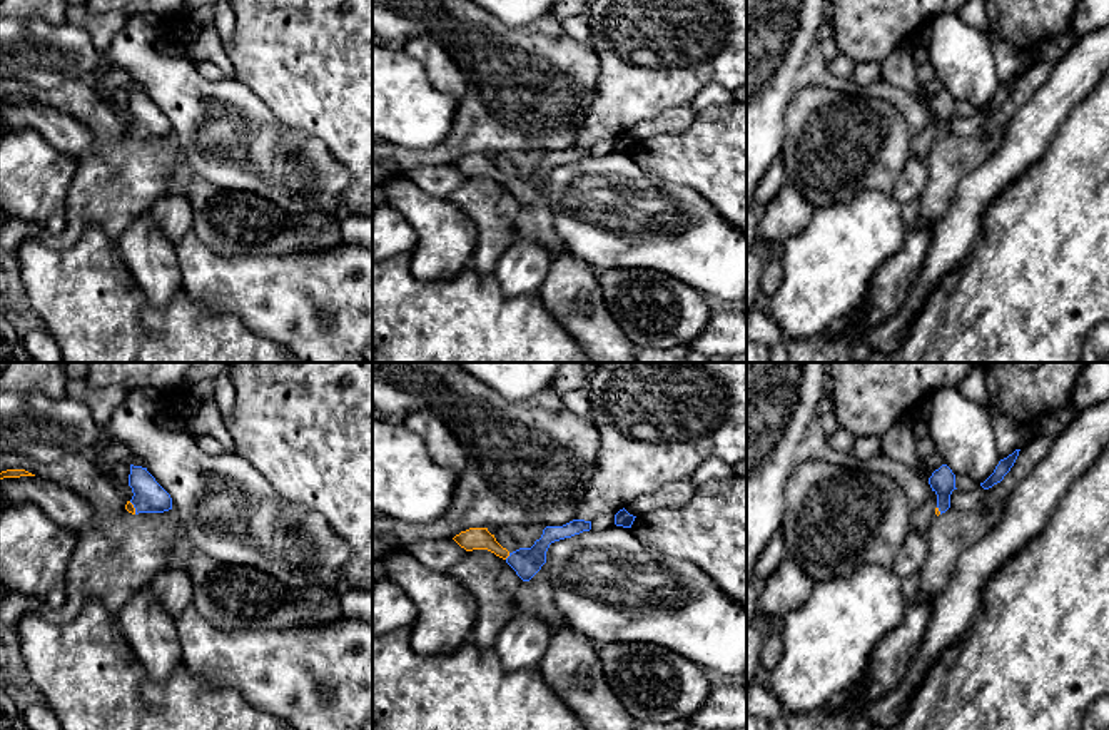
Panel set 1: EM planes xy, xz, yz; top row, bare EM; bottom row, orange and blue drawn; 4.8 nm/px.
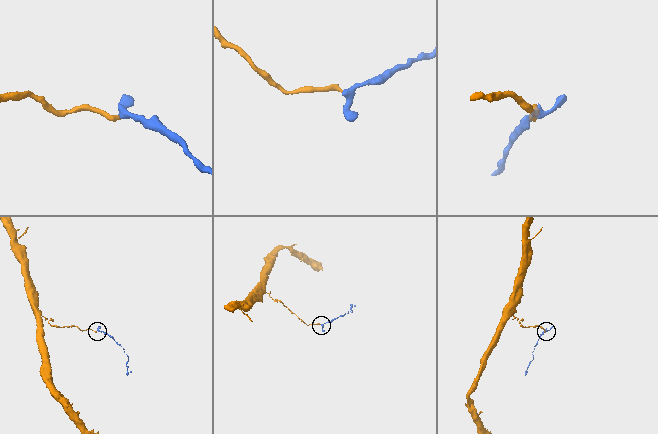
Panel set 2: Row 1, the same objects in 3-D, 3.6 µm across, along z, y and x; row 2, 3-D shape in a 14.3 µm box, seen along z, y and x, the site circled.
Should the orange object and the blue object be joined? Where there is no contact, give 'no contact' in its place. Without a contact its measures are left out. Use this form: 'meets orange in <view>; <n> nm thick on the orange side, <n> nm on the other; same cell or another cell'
meets orange in xz; 110 nm thick on the orange side, 140 nm on the other; same cell

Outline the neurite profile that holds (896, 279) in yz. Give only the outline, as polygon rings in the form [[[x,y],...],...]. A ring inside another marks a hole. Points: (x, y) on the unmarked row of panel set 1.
[[[915,222],[907,227],[902,247],[875,272],[860,307],[850,314],[860,316],[857,336],[894,317],[912,294],[930,252],[932,229]]]

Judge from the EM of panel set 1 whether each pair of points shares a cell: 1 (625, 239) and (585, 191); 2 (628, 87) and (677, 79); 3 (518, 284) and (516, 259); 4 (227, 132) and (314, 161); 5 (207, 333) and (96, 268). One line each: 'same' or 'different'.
1: same
2: same
3: same
4: same
5: same

